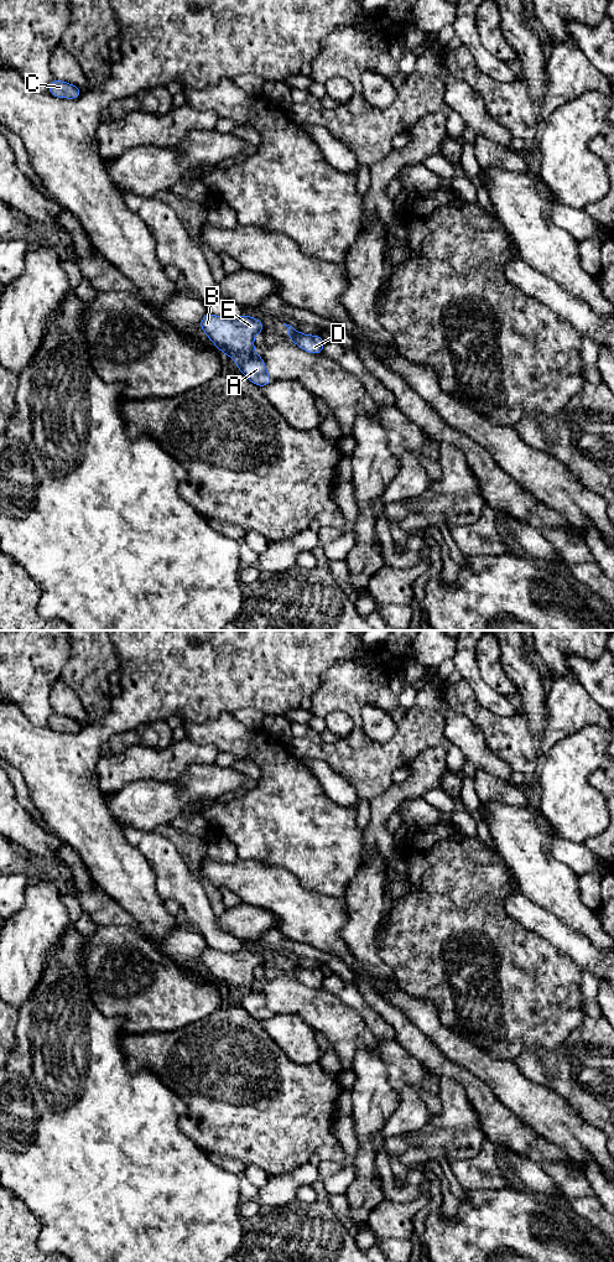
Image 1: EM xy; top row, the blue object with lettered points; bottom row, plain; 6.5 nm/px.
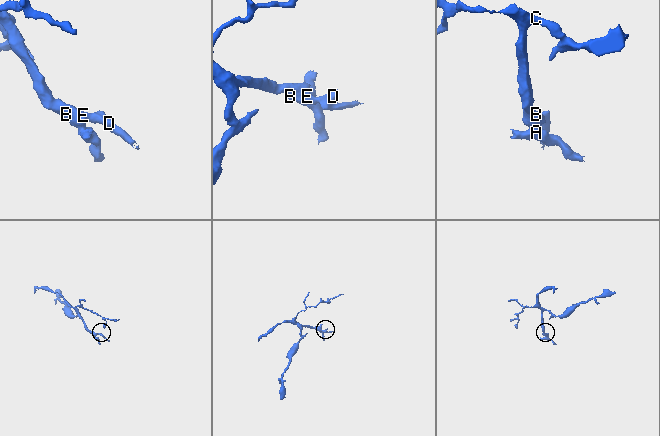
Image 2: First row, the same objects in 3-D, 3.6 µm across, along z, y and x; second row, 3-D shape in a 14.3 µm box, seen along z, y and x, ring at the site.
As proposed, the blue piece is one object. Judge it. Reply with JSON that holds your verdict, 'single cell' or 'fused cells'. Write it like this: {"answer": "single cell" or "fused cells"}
{"answer": "fused cells"}

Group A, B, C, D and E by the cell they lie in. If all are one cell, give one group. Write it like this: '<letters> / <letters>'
A / B C D E

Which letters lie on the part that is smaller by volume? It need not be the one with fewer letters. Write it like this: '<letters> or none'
A

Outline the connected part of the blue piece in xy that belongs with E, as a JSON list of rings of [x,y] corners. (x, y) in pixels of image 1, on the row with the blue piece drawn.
[[[208,312],[199,327],[219,350],[235,360],[255,354],[254,337],[265,332],[262,322],[249,315],[223,318]]]

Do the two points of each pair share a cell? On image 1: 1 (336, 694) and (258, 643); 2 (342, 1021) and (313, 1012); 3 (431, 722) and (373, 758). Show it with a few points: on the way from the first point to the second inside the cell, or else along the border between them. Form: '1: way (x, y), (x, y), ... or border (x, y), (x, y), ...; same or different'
1: border (337, 660), (323, 674), (317, 690), (310, 697); different
2: way (334, 1021), (321, 1012); same
3: way (416, 733), (397, 752), (388, 757); same

